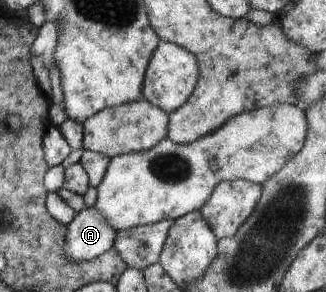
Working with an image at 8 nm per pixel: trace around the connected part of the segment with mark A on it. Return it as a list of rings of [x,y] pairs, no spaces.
[[[96,206],[77,212],[68,227],[66,249],[73,260],[95,260],[115,247],[118,231]]]

